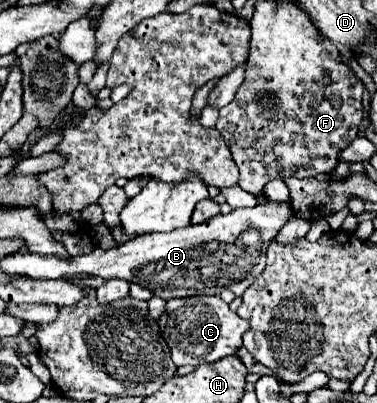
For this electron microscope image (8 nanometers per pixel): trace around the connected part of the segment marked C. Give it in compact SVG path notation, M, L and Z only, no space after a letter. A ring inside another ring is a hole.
M185 297L167 301L167 311L159 317L159 329L171 349L171 359L179 365L199 367L203 363L215 363L223 357L235 355L241 347L241 337L249 329L249 323L237 317L219 297Z

